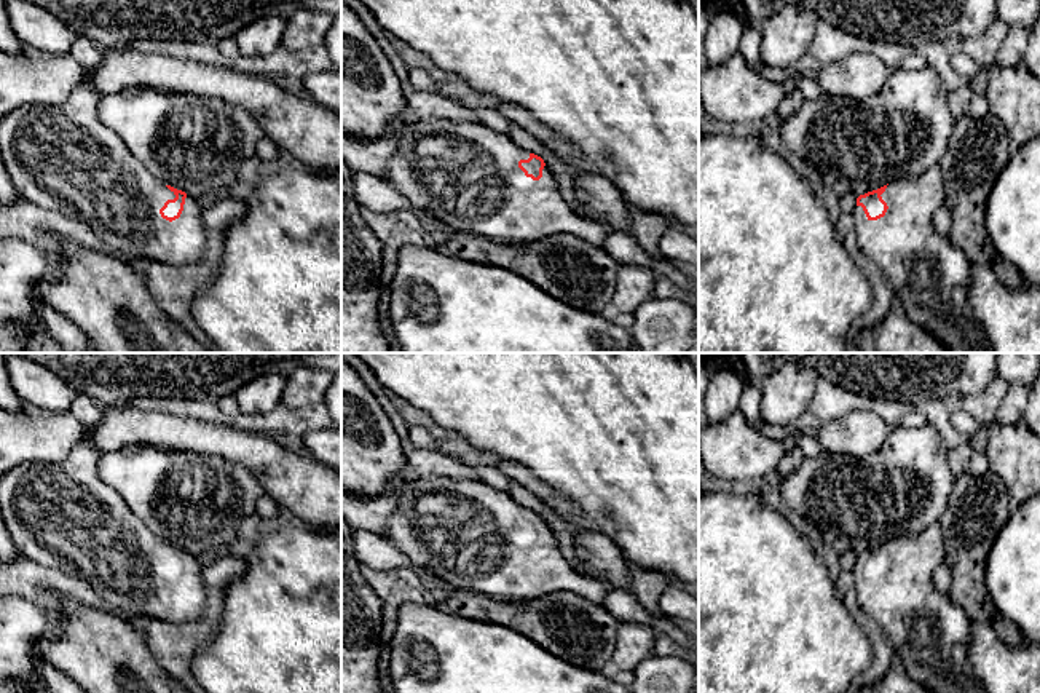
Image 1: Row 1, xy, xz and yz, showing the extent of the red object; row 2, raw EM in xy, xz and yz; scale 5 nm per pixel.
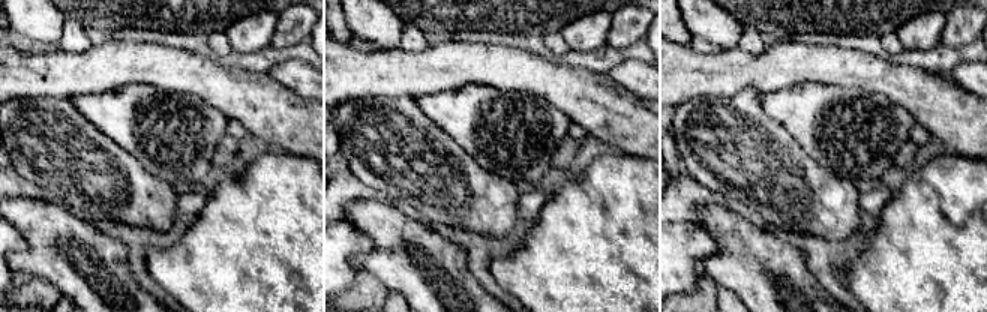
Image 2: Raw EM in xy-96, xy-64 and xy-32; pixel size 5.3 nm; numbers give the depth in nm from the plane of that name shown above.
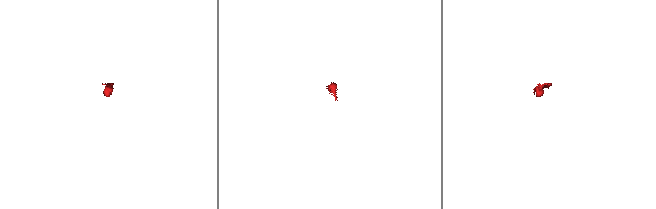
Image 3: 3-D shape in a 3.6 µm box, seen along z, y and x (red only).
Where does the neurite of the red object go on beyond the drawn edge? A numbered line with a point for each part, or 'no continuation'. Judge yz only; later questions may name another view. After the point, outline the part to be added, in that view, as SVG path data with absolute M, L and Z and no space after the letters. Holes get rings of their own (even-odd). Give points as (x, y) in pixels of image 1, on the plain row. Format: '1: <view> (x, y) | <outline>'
1: yz (930, 634) | M930 524L916 535L890 540L880 552L888 567L884 575L869 578L861 564L853 567L853 591L860 607L888 634L895 656L908 674L932 693L986 693L968 661L970 621L963 610L936 591L933 570L944 562L940 524Z

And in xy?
1: xy (63, 516) | M80 441L59 463L22 463L2 474L0 514L19 554L86 581L121 616L169 623L199 618L209 591L203 581L203 565L187 552L179 576L169 580L161 575L160 567L175 552L100 479L102 457L91 441Z

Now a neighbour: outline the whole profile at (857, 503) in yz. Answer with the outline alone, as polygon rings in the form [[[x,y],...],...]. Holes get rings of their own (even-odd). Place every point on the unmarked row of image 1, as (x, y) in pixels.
[[[930,423],[919,428],[890,428],[884,446],[865,457],[850,457],[821,450],[818,457],[806,453],[801,466],[782,476],[782,498],[786,506],[810,519],[821,533],[826,548],[837,554],[855,554],[877,548],[901,535],[916,535],[935,524],[943,516],[954,484],[954,474],[947,461],[947,446]]]

